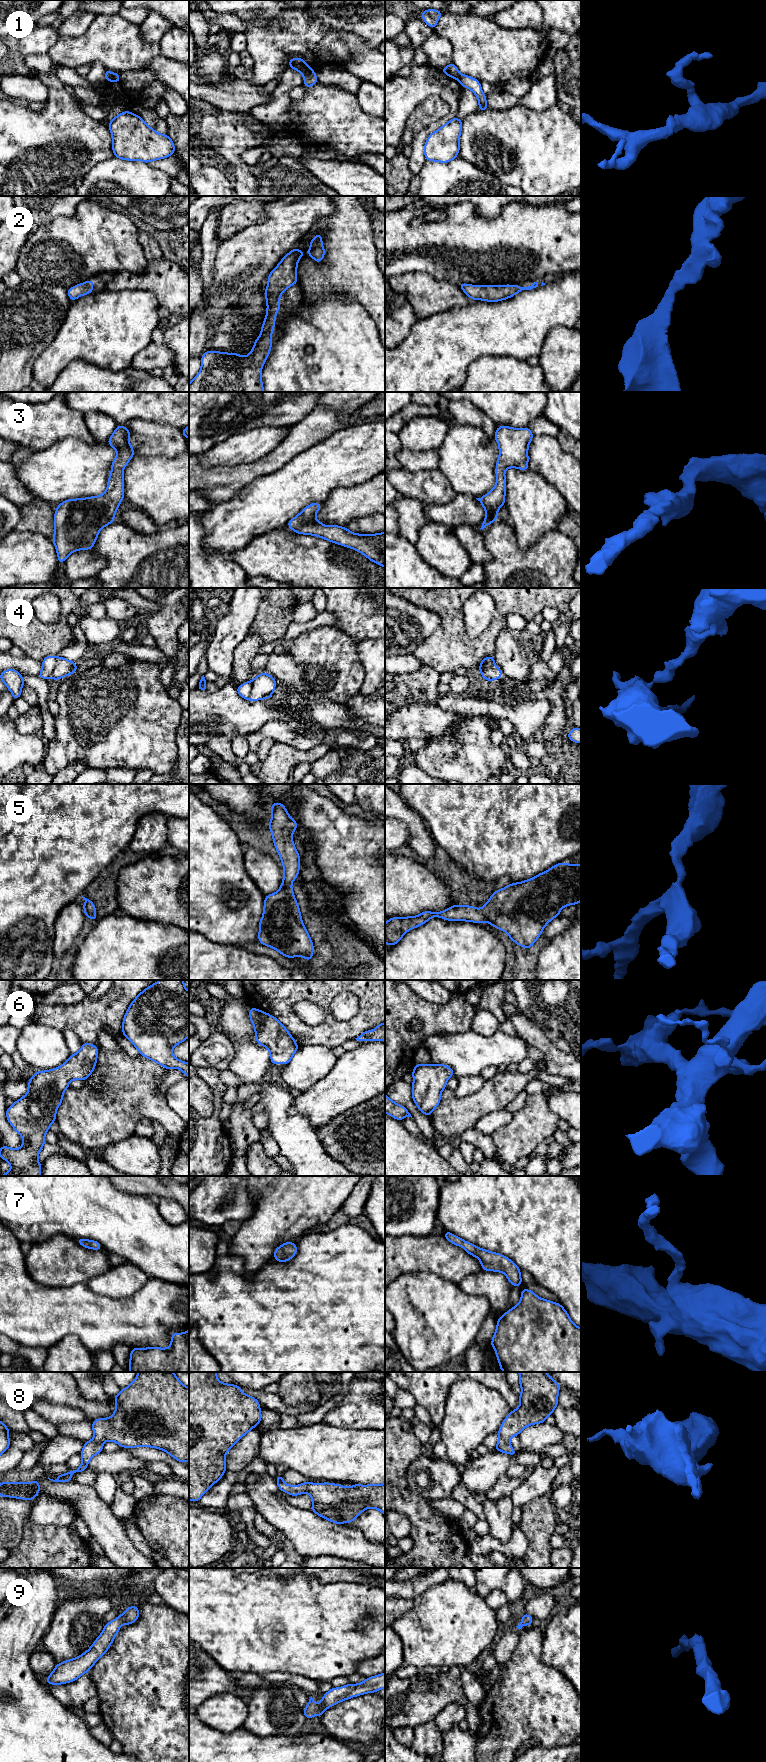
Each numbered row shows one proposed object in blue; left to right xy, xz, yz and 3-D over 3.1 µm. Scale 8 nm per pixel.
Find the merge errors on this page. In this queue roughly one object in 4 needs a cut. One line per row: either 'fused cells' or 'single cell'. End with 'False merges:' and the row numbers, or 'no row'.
1: fused cells
2: single cell
3: single cell
4: fused cells
5: single cell
6: single cell
7: single cell
8: single cell
9: single cell
False merges: 1, 4

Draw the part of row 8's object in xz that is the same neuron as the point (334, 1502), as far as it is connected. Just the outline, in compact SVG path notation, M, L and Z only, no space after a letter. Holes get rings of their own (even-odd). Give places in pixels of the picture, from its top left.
M284 1475L275 1478L280 1491L292 1496L308 1493L312 1499L311 1510L318 1516L329 1520L335 1524L351 1523L364 1510L374 1508L385 1515L385 1483L360 1485L354 1484L352 1487L344 1487L341 1484L333 1483L310 1483L308 1481L297 1485L287 1485L283 1482Z

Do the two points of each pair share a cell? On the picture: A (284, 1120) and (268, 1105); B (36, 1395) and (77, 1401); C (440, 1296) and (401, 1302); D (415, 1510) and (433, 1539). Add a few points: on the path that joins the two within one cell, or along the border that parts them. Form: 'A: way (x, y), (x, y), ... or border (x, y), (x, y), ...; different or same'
A: way (280, 1116), (272, 1108); same
B: way (46, 1394), (67, 1394); same
C: way (430, 1299), (411, 1299); same
D: way (422, 1517), (431, 1532); same

